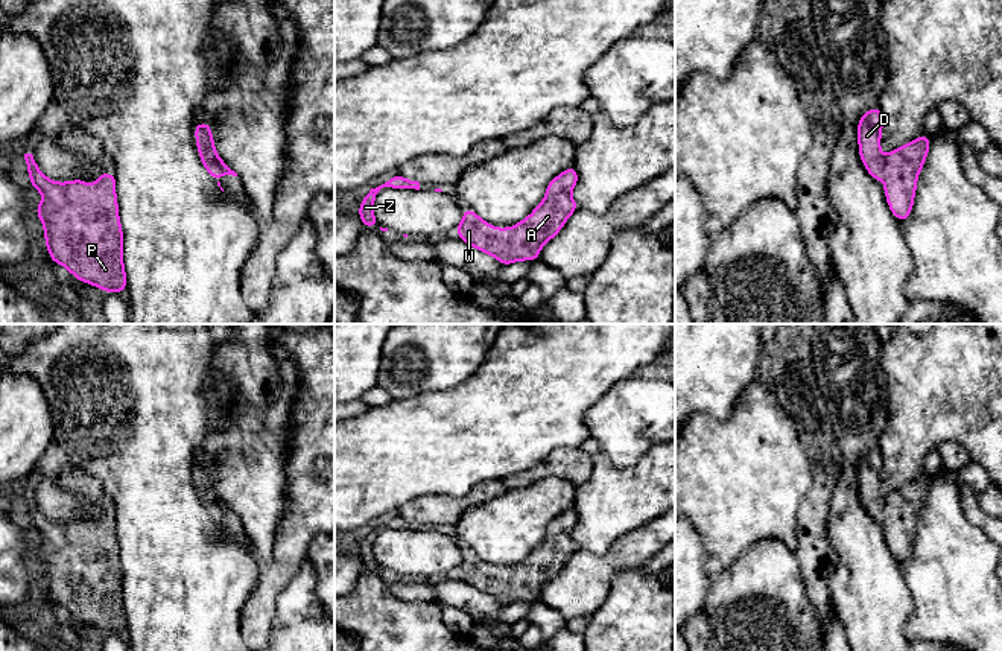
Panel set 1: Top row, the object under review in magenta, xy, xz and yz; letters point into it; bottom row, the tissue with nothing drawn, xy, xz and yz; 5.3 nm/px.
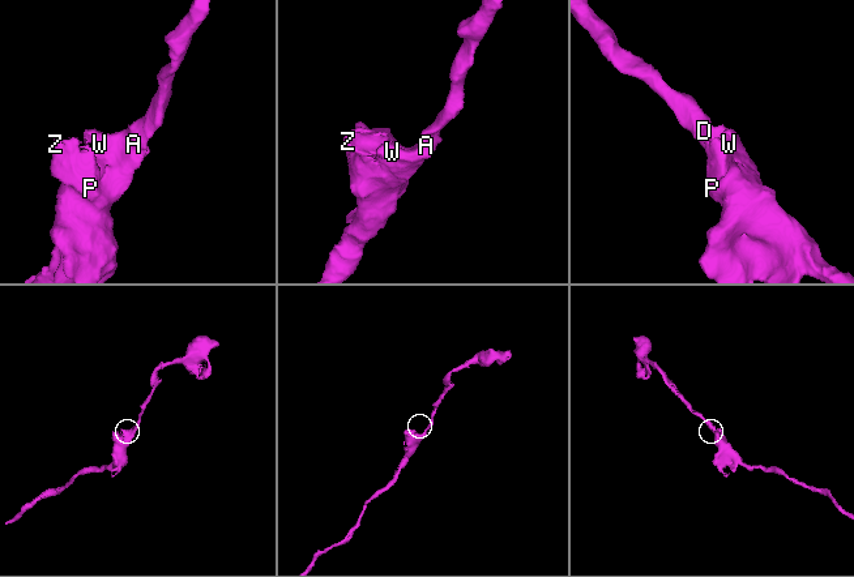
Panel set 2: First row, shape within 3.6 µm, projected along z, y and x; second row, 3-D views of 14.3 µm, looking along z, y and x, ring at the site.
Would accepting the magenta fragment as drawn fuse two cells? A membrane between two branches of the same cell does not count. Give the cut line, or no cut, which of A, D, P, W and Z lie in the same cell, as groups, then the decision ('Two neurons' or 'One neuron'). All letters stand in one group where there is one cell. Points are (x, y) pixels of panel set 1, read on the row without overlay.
No split. Groups: A D P W Z. One neuron

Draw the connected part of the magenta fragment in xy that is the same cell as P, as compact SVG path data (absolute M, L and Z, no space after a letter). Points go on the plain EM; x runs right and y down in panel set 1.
M24 494L24 500L30 526L43 534L43 543L36 546L36 555L44 566L50 599L65 607L79 622L87 622L108 634L120 634L126 630L116 516L102 513L96 525L85 525L84 520L55 523L40 513L32 494Z

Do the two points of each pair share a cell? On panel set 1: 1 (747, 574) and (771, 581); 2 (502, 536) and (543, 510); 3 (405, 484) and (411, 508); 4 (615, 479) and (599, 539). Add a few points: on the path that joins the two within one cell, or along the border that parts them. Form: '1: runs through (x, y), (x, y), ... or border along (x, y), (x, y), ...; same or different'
1: runs through (753, 580), (765, 581); same
2: runs through (513, 525), (526, 511), (532, 510); same
3: border along (444, 495), (415, 498), (397, 511); different
4: runs through (615, 495), (599, 523); same

